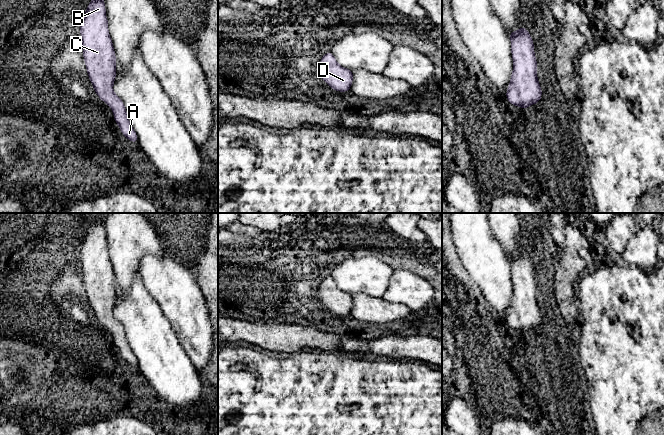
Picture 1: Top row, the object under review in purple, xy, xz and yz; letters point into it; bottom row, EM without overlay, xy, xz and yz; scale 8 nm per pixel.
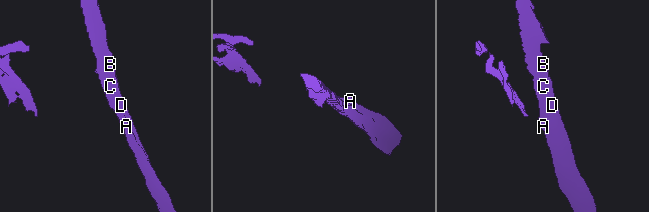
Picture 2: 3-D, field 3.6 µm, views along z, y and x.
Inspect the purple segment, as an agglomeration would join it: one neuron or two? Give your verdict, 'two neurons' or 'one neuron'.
one neuron

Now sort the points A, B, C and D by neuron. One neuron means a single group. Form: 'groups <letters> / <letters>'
groups A B C D

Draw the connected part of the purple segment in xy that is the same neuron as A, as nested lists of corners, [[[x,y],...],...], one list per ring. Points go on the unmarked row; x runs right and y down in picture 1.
[[[94,221],[80,247],[83,281],[89,303],[98,321],[113,335],[119,353],[133,367],[138,360],[130,348],[124,327],[113,315],[116,279],[108,255],[104,221]]]

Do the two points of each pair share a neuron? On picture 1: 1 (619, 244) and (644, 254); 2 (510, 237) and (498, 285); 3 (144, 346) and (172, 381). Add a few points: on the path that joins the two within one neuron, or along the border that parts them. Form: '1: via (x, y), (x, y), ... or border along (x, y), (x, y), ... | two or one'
1: border along (638, 227), (621, 254) | two
2: border along (494, 233), (508, 257) | two
3: via (153, 355), (170, 372) | one

